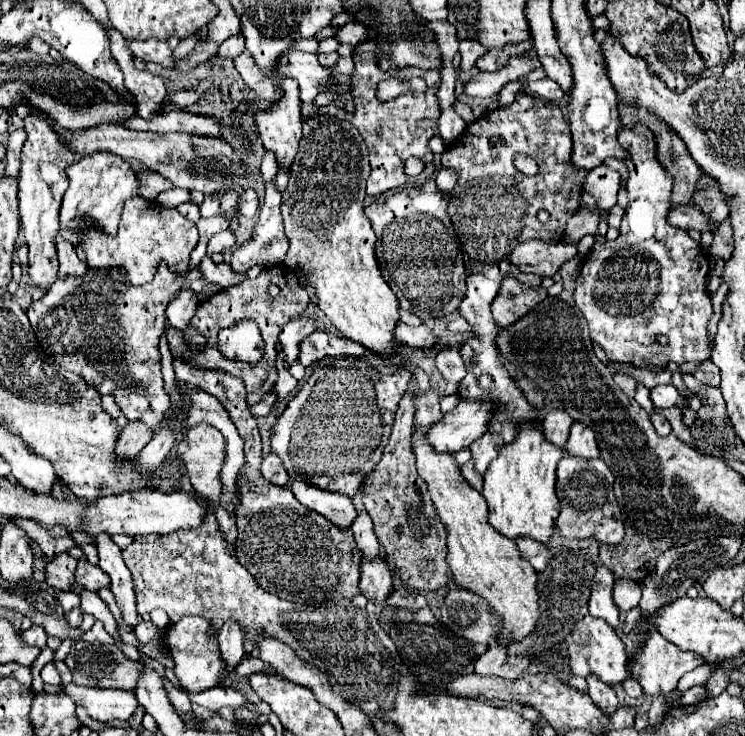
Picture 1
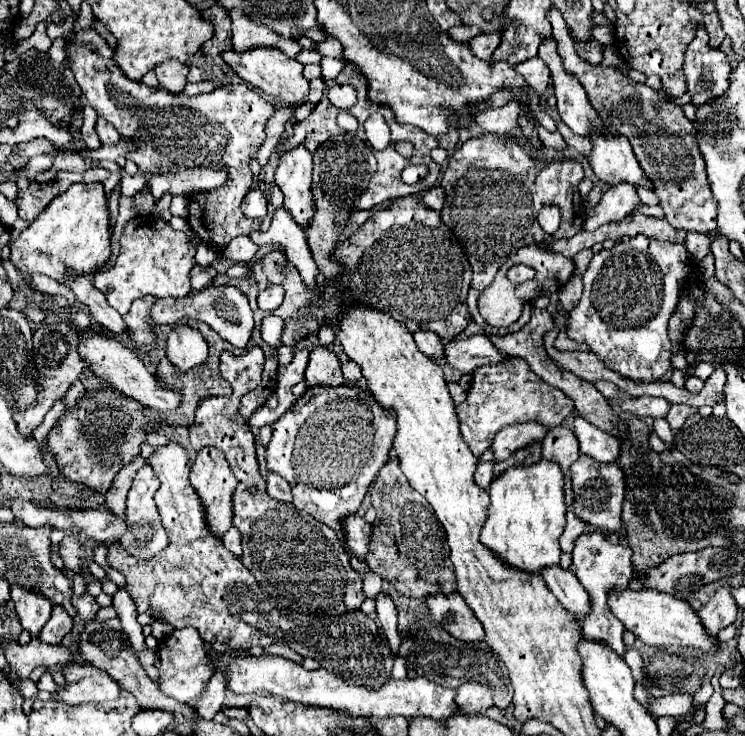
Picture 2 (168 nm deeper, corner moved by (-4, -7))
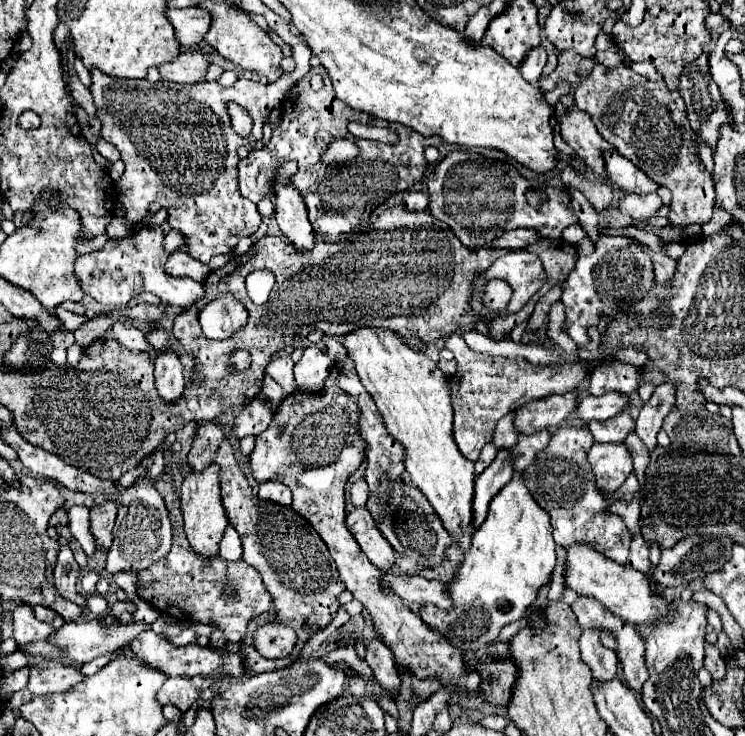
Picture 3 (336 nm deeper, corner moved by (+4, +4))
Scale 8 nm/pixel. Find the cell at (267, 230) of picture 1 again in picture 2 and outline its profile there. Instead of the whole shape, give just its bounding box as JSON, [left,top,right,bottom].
[150,286,254,348]

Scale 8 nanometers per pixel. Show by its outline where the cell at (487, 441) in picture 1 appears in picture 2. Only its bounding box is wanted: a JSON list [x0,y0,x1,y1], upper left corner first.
[492,424,548,462]

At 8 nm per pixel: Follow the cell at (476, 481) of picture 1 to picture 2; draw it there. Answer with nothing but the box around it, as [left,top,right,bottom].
[474,462,494,488]

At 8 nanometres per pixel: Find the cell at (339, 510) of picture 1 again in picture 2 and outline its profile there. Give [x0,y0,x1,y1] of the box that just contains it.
[344,514,372,560]

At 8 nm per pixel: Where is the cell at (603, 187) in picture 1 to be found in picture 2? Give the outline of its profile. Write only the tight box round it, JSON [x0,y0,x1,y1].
[584,184,640,230]

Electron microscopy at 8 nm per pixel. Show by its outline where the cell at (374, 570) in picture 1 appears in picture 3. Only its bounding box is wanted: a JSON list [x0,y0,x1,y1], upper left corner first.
[366,635,402,695]

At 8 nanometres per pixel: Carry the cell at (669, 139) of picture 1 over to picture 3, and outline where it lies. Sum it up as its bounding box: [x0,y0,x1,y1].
[574,63,714,227]

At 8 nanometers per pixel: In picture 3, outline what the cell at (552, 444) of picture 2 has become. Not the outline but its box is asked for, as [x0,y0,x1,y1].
[514,429,550,471]

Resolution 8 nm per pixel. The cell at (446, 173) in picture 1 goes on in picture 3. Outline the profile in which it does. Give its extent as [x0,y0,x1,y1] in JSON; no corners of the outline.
[402,191,428,211]

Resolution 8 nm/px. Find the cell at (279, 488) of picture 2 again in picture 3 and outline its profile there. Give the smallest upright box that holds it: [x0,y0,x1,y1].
[258,481,292,505]

